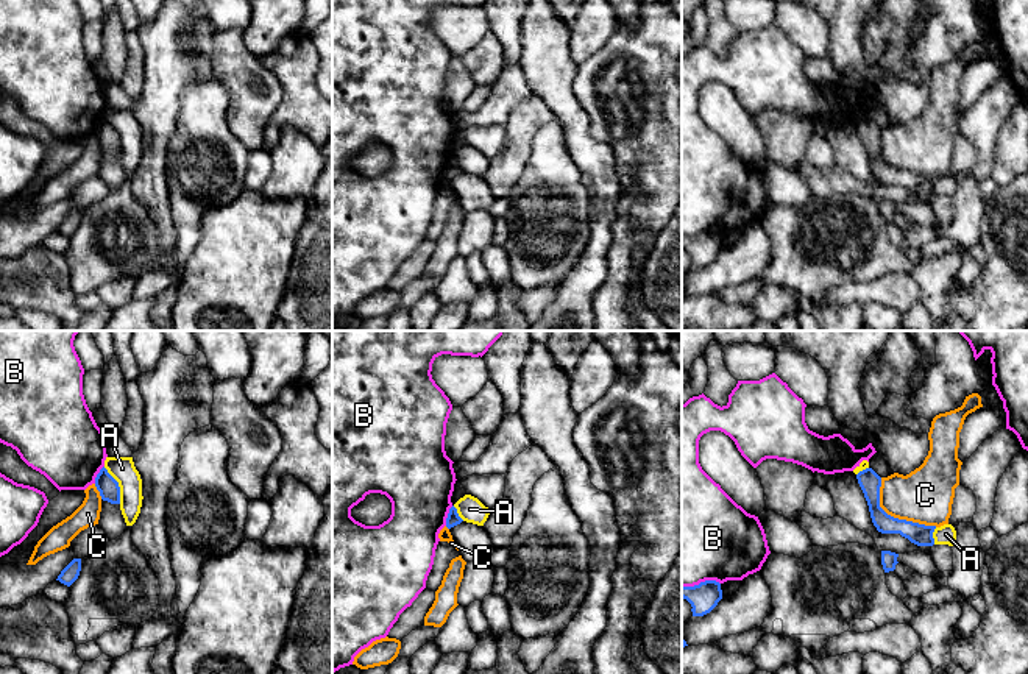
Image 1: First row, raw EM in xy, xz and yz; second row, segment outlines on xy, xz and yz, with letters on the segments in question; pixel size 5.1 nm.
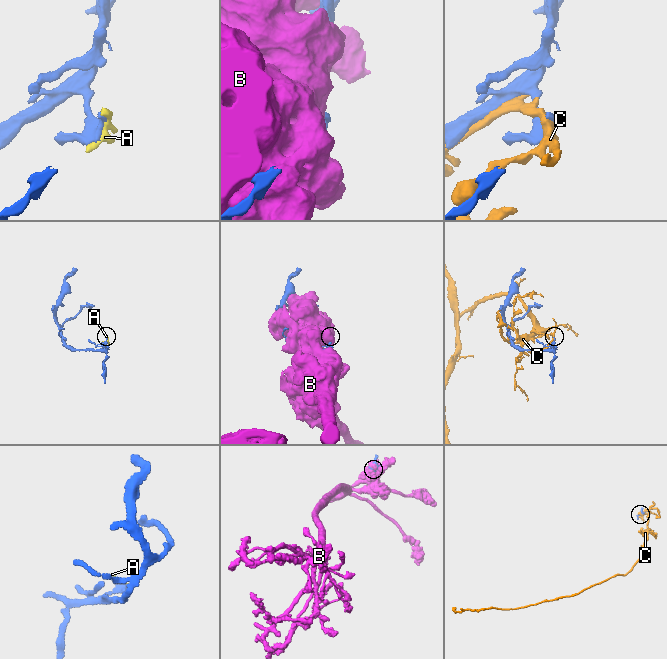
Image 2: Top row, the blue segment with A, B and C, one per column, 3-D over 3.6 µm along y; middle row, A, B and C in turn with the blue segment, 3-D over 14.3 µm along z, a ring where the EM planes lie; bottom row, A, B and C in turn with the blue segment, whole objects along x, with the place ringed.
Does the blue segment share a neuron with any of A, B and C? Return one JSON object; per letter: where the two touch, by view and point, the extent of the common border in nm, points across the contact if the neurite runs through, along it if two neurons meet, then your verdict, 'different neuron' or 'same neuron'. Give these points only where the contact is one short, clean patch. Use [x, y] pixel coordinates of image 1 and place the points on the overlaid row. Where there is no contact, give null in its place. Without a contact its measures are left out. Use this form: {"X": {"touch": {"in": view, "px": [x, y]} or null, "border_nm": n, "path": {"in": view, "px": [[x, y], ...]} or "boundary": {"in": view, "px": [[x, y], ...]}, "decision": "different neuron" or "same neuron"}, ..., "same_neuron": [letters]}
{"A": {"touch": {"in": "xy", "px": [117, 485]}, "border_nm": 220, "decision": "different neuron"}, "B": {"touch": {"in": "xz", "px": [448, 515]}, "border_nm": 110, "decision": "different neuron"}, "C": {"touch": {"in": "yz", "px": [893, 517]}, "border_nm": 380, "decision": "different neuron"}, "same_neuron": []}

